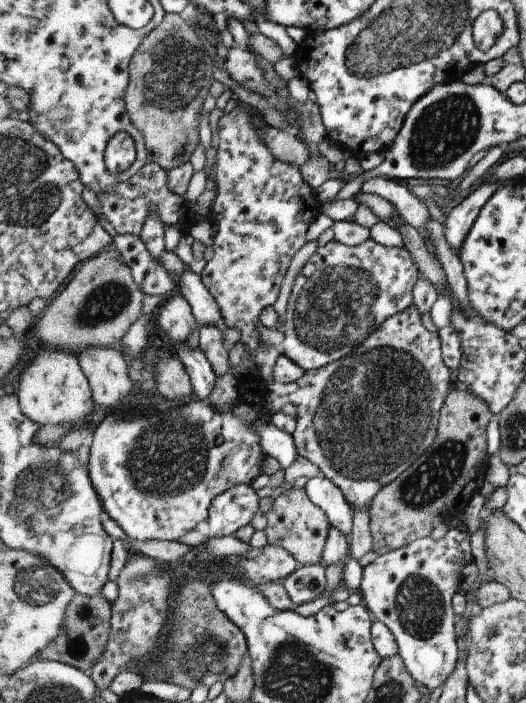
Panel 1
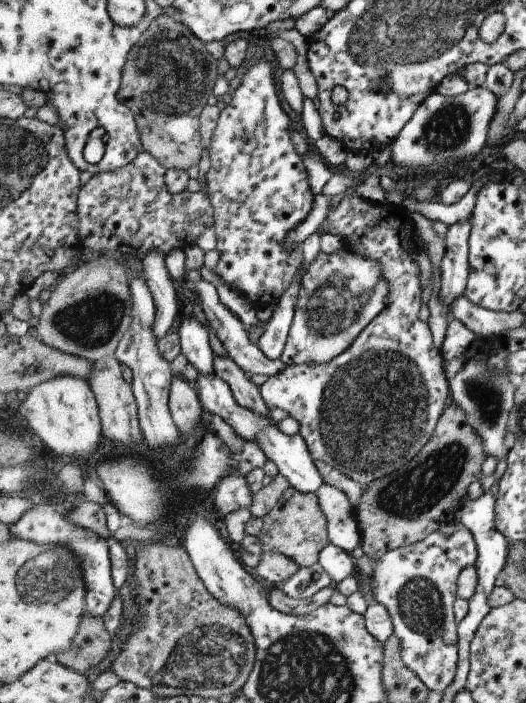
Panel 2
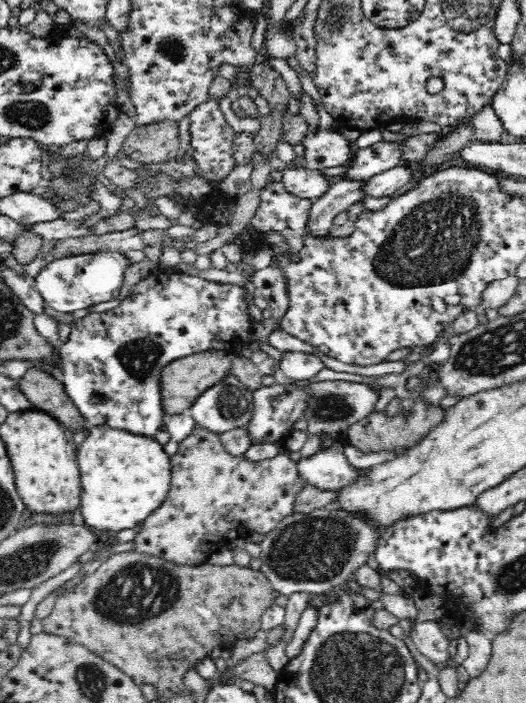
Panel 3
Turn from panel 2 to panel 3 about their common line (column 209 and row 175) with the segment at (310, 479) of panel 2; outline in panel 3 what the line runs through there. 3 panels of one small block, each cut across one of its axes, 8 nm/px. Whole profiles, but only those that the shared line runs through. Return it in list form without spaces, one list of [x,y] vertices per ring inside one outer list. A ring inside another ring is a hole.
[[[400,164],[391,170],[372,176],[361,187],[362,197],[359,202],[364,202],[365,198],[382,198],[382,196],[392,196],[398,190],[402,190],[412,179],[411,170]]]

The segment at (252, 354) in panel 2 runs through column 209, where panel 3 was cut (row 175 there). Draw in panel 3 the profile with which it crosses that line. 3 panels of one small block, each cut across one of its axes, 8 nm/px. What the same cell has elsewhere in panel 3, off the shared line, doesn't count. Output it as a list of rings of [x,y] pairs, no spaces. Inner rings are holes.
[[[288,166],[282,172],[284,189],[297,198],[316,200],[328,190],[329,178],[321,170],[306,170],[302,167]]]

